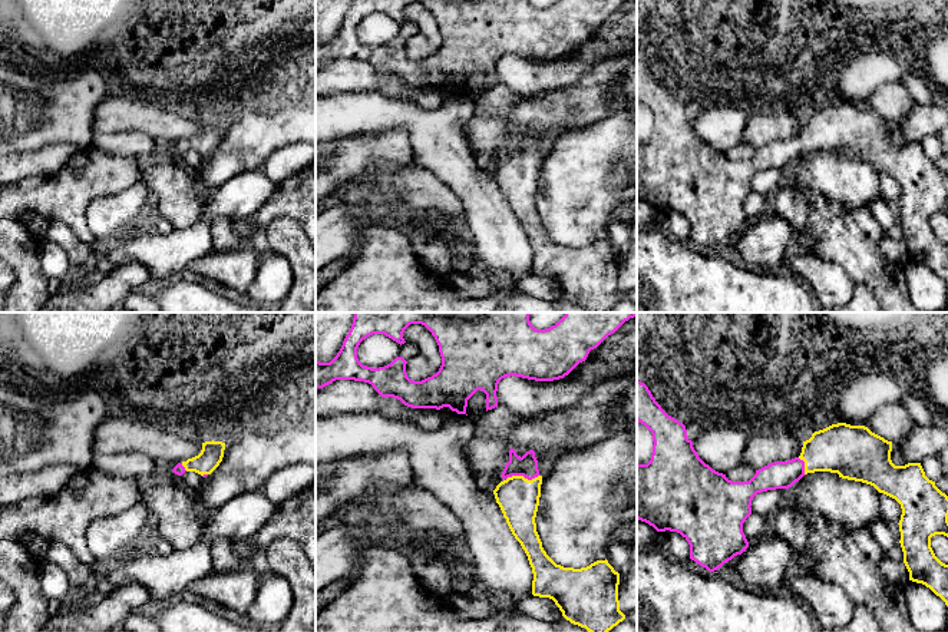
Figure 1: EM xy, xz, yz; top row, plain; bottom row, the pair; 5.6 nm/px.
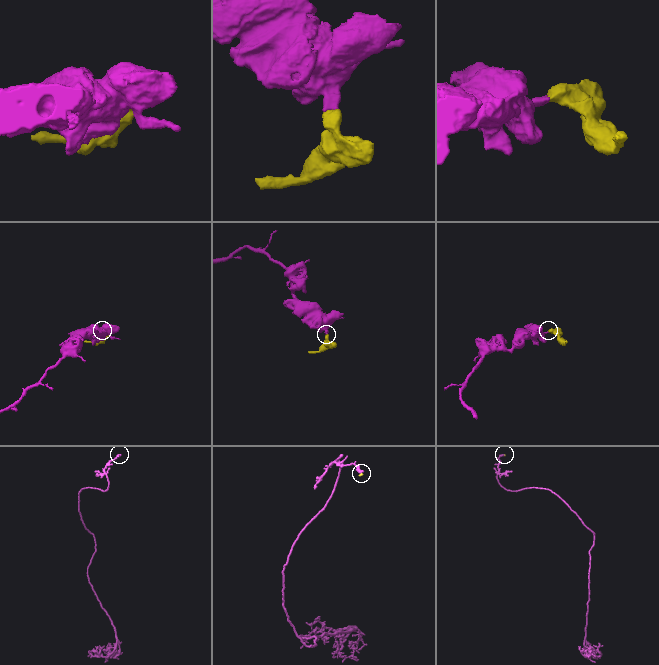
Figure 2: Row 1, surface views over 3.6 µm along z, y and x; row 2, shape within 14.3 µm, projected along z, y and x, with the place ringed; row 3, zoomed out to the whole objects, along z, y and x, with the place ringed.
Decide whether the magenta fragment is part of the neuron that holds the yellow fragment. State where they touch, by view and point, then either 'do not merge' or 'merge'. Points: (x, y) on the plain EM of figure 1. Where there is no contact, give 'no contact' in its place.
xz (522, 155) | merge

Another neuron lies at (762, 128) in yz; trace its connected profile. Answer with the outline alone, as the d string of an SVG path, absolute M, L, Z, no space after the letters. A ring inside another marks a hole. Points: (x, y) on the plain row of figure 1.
M752 112L743 133L743 142L759 149L774 140L799 136L803 120L789 112Z

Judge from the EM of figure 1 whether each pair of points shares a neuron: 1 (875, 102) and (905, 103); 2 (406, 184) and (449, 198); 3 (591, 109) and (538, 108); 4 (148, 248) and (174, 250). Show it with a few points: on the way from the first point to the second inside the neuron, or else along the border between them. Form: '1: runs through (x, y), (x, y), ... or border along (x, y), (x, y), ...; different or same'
1: runs through (882, 102), (898, 102); same
2: runs through (416, 187), (439, 197); same
3: runs through (578, 109), (551, 109); same
4: runs through (154, 250), (168, 250); same

